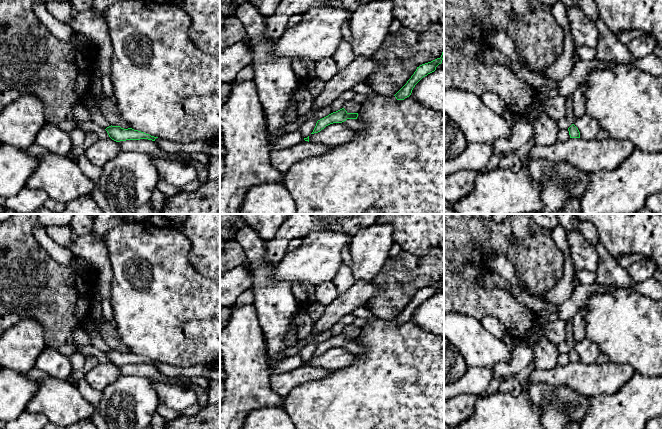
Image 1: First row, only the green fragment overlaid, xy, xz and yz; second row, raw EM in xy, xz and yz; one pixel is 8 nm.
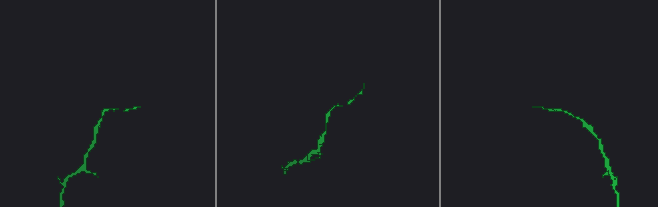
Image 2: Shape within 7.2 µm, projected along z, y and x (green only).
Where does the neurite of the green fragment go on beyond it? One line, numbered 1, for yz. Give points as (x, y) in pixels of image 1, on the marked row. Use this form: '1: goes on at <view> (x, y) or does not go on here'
1: does not go on here

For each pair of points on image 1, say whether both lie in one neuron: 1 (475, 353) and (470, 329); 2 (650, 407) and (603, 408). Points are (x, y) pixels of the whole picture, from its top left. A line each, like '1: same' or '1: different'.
1: same
2: same

